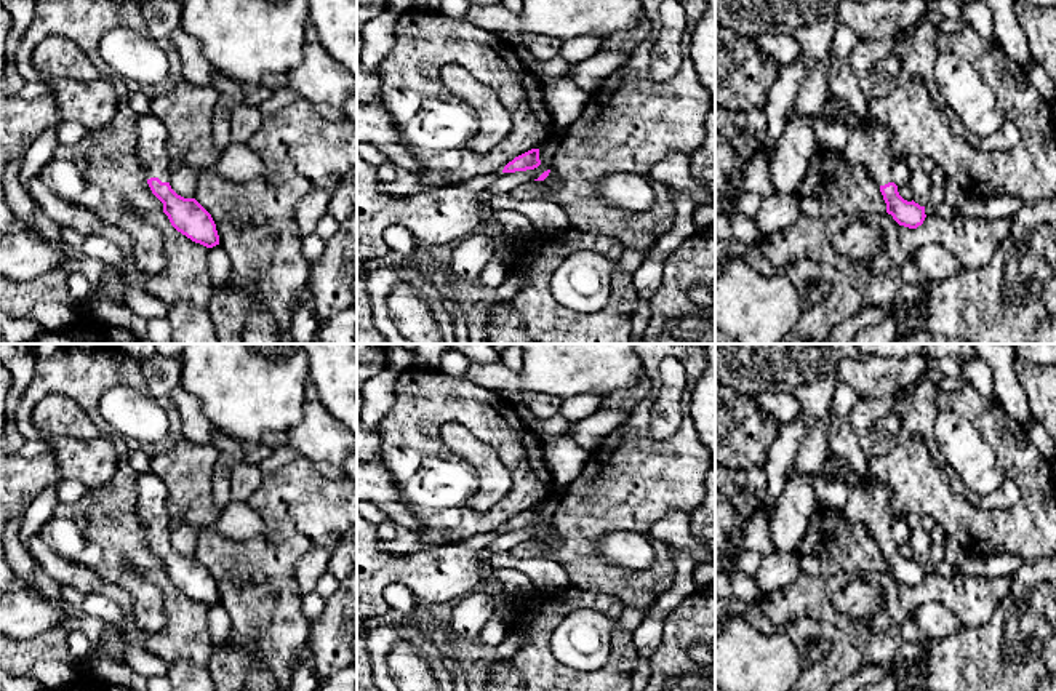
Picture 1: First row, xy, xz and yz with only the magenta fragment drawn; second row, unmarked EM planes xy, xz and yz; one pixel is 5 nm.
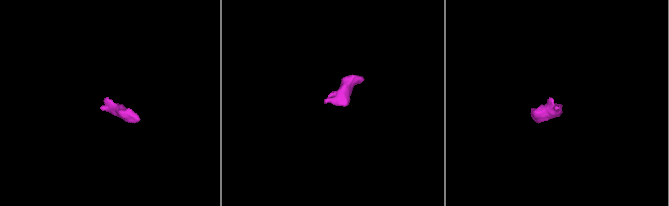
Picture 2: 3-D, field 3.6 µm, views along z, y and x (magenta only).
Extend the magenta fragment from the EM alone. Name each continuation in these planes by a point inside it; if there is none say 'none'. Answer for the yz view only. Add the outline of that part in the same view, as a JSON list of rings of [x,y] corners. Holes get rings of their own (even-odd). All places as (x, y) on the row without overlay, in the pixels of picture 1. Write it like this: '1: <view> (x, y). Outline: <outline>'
1: yz (872, 507). Outline: [[[874,481],[869,489],[858,486],[851,491],[842,510],[843,523],[864,523],[869,534],[878,542],[893,541],[891,528],[899,520],[891,509],[893,488]]]

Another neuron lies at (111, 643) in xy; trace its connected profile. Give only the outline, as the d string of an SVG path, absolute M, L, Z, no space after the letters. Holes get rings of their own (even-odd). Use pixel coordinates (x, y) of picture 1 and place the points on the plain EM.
M114 624L107 625L107 629L104 630L101 637L99 645L94 649L91 649L91 653L106 654L115 659L128 661L126 646L123 643L122 633Z

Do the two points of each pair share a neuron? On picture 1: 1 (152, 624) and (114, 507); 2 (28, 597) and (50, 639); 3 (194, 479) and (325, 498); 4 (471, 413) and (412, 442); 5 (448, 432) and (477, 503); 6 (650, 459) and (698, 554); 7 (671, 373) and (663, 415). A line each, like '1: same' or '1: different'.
1: same
2: different
3: different
4: same
5: same
6: different
7: same

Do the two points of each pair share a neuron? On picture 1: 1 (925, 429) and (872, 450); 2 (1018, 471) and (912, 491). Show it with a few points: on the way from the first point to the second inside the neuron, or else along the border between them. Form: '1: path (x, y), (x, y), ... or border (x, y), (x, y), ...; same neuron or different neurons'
1: path (904, 411), (880, 408), (866, 423), (866, 429); same neuron
2: path (1021, 507), (1010, 519), (962, 519), (949, 509); same neuron

